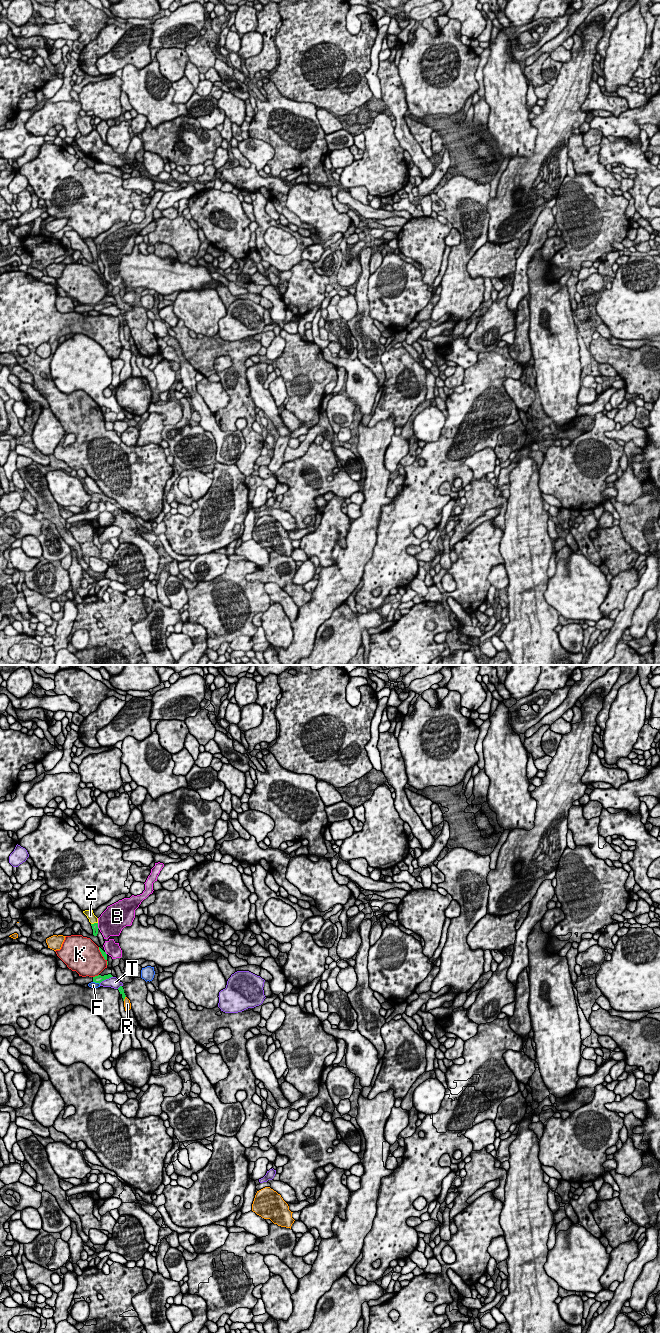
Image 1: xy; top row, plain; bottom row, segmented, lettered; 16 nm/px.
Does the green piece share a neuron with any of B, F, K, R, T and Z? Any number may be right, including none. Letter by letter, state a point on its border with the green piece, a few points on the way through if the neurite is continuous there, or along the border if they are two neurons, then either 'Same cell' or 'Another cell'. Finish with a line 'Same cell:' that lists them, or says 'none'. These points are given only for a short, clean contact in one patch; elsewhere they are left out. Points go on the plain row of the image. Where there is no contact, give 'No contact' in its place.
B: Touches green at xy (97, 254). Another cell
F: Touches green at xy (96, 310). Another cell
K: Touches green at xy (95, 304). Another cell
R: Touches green at xy (124, 326). Another cell
T: Touches green at xy (105, 307). Another cell
Z: Touches green at xy (94, 251). Path across: xy (95, 256), (94, 251), (90, 243). Same cell
Same cell: Z

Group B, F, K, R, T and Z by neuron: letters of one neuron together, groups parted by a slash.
B / F / K / R / T / Z

